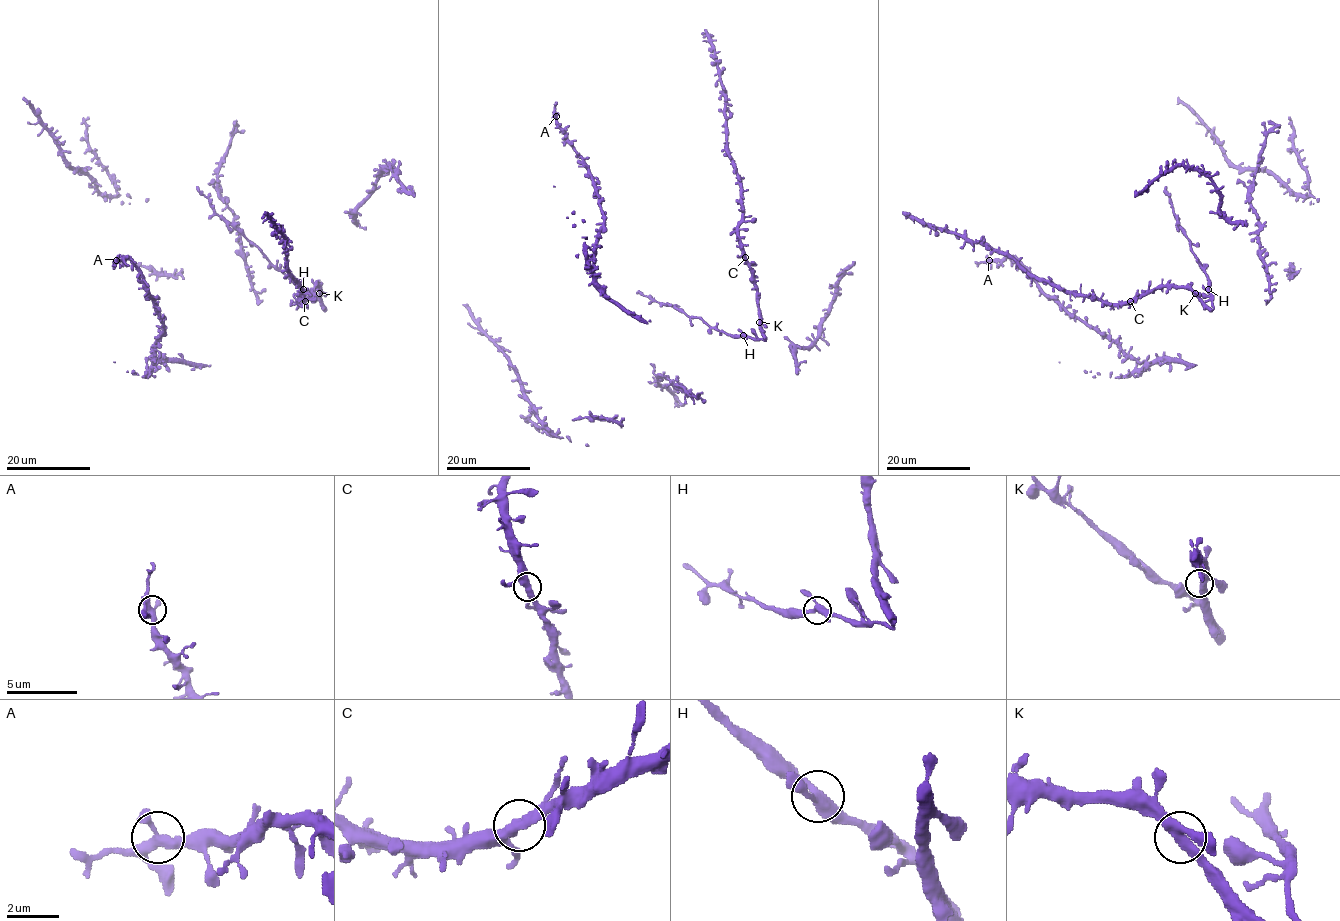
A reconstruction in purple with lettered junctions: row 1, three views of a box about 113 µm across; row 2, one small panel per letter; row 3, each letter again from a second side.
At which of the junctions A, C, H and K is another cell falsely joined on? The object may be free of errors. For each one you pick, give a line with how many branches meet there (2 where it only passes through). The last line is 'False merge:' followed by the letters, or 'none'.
False merge: none

